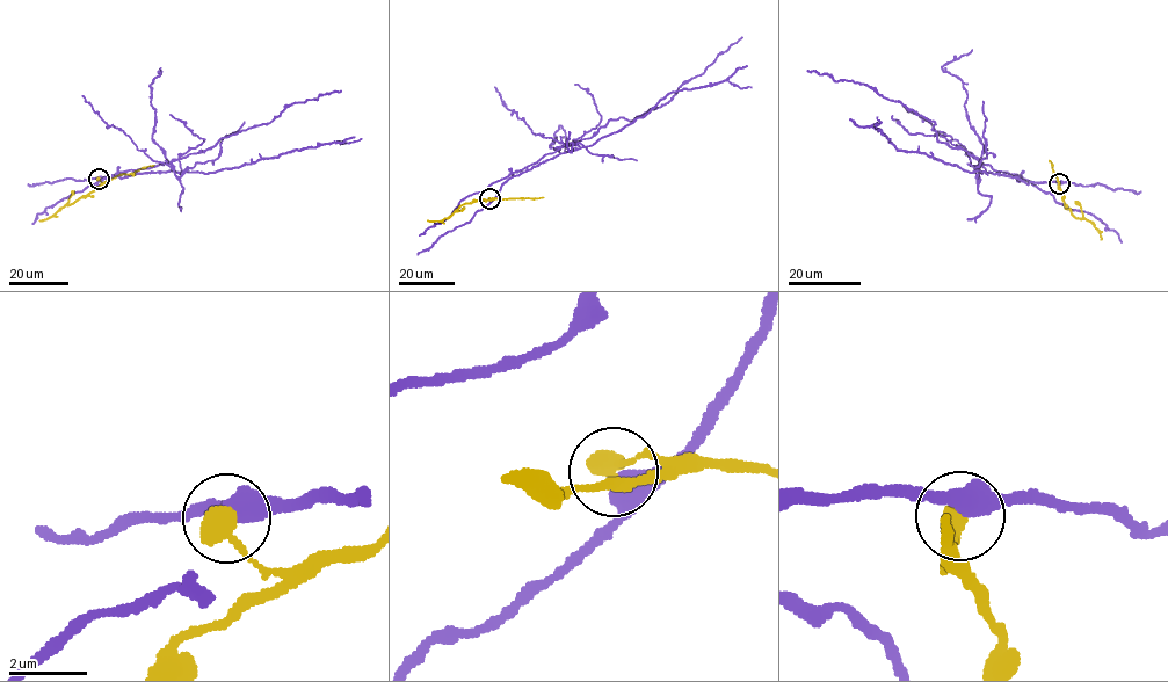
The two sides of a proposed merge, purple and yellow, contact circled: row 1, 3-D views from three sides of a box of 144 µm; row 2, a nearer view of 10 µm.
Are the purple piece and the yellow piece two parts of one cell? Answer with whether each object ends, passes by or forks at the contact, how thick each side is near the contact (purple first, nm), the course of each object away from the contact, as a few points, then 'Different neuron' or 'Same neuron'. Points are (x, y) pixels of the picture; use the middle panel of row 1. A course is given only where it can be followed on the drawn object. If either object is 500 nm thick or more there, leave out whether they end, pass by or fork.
Thickness 400 nm (purple) against 550 nm. Course of purple: (491, 198), (510, 178), (573, 151), (572, 145), (590, 138), (609, 120), (632, 121), (666, 103), (742, 37). Course of yellow: (490, 198), (461, 205), (441, 220), (427, 220). Different neuron

